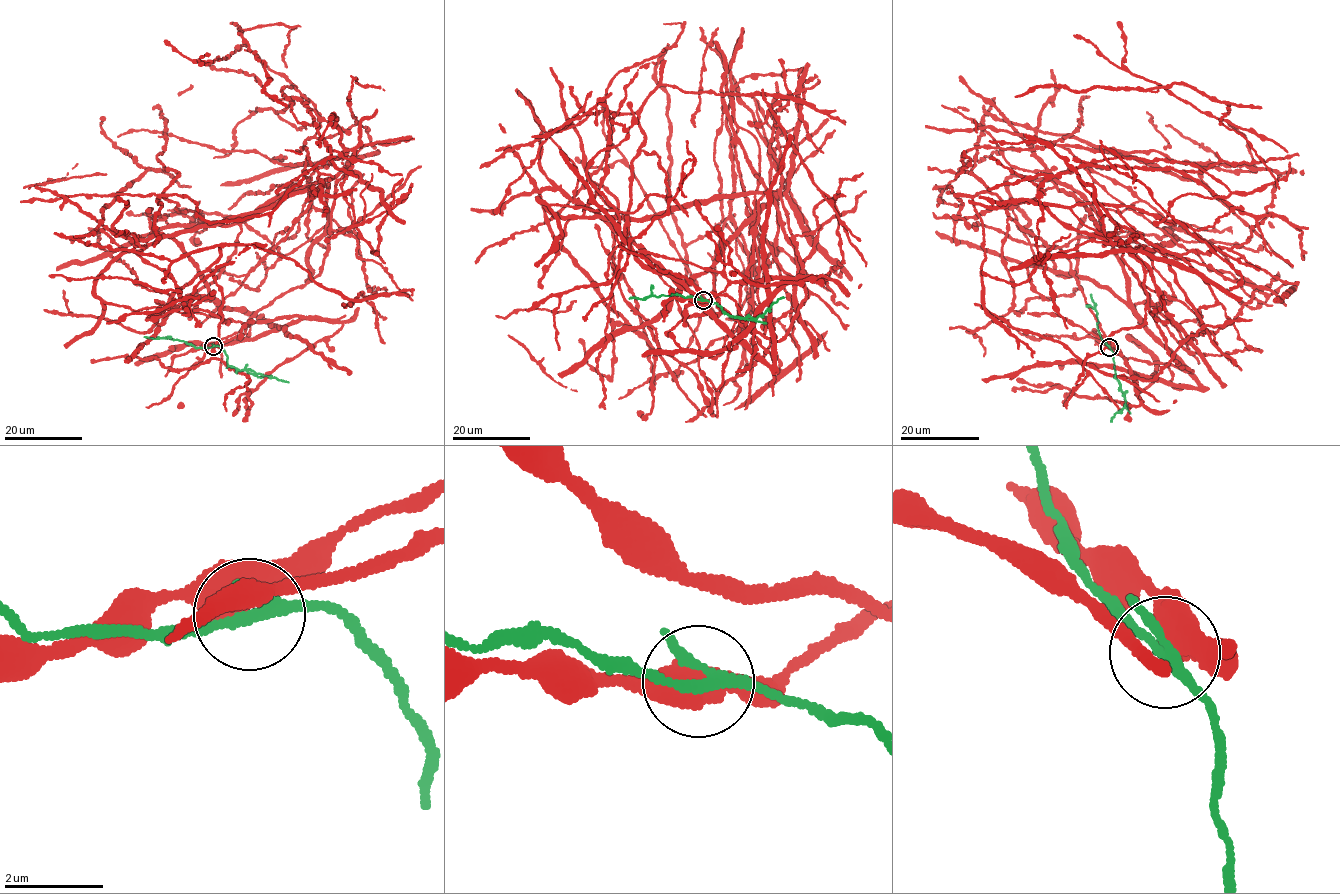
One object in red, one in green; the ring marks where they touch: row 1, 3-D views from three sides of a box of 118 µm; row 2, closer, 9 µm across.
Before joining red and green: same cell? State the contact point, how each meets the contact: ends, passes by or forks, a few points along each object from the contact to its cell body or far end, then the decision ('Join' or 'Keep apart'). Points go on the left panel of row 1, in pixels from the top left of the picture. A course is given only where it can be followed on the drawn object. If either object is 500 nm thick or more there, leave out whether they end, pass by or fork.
Place: (213, 346). Course of red: (212, 346), (302, 318), (196, 293), (240, 226), (110, 253), (171, 297), (252, 244), (351, 305), (363, 173). Course of green: (213, 346), (220, 347), (231, 366), (239, 370), (251, 369), (288, 382). Keep apart

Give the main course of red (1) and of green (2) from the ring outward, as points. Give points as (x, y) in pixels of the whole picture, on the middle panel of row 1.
1: (702, 300), (784, 279), (773, 365), (685, 313), (711, 271), (602, 344), (659, 85), (764, 94), (848, 308)
2: (703, 300), (721, 306), (729, 315), (756, 318), (784, 297)

